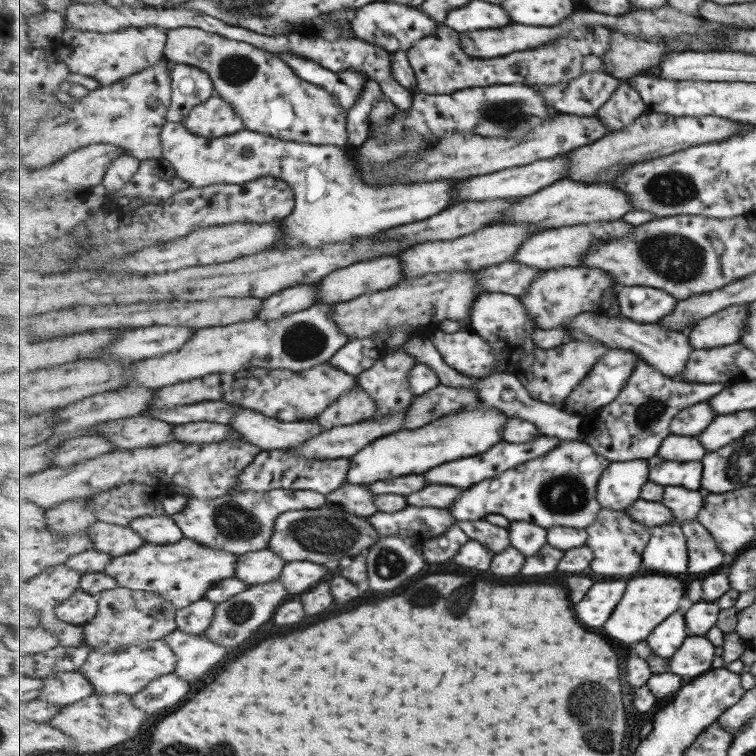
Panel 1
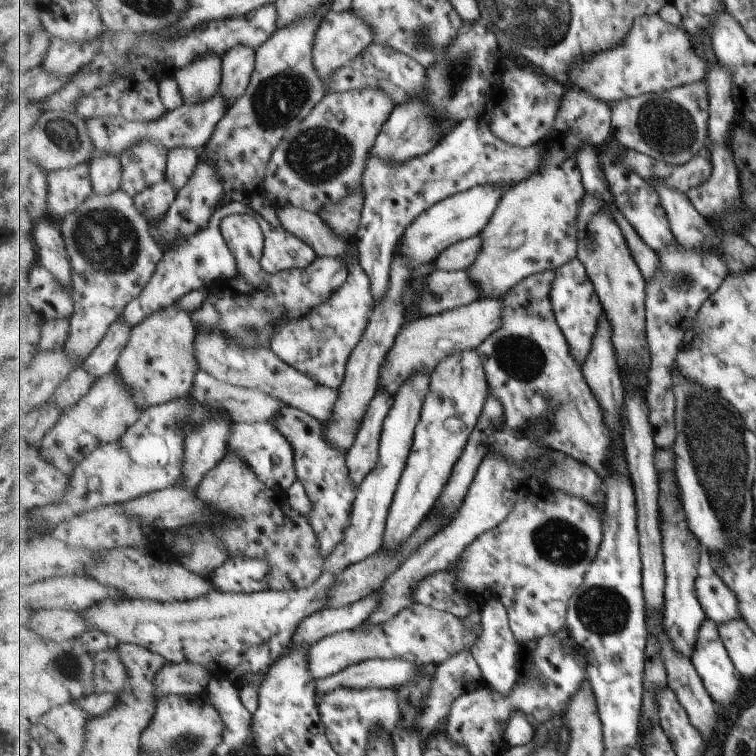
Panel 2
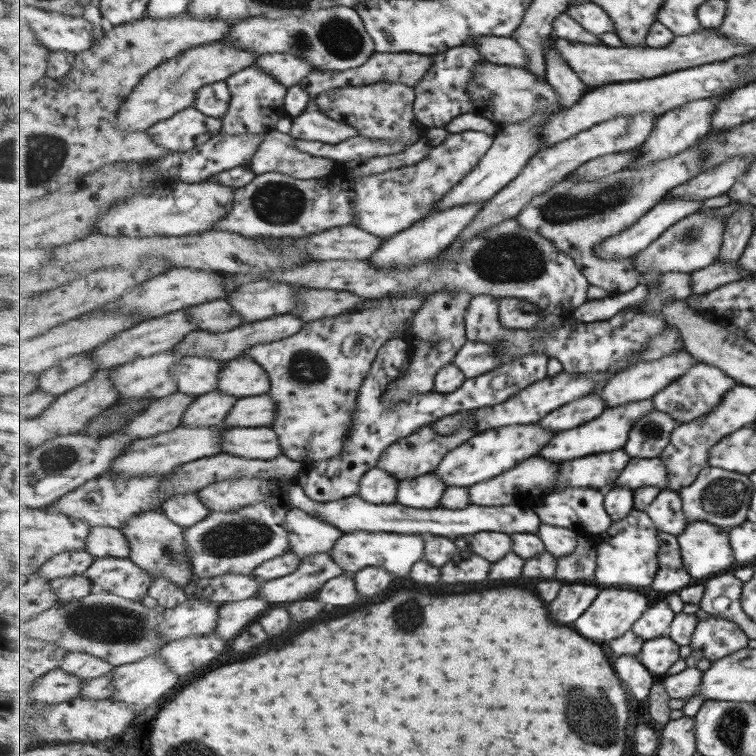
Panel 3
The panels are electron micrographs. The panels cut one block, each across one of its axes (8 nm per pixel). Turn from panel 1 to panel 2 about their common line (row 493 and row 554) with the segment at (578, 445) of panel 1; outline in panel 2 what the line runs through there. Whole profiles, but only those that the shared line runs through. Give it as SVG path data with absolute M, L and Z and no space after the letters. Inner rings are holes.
M549 492L545 498L543 496L531 496L527 500L523 500L521 504L517 504L513 508L513 512L509 514L509 518L505 520L505 524L501 524L499 528L483 534L481 538L477 538L469 548L467 552L463 554L463 570L461 570L461 584L469 586L471 590L469 593L489 592L493 598L497 598L508 610L508 616L510 620L511 630L520 642L531 642L531 640L538 640L544 636L557 635L559 632L568 626L568 608L569 600L576 594L576 590L583 586L585 582L585 575L588 574L589 567L592 566L593 561L596 559L600 546L604 542L604 521L601 518L603 510L599 510L597 506L593 508L589 502L581 500L581 498L575 498L575 496L569 496L565 492Z

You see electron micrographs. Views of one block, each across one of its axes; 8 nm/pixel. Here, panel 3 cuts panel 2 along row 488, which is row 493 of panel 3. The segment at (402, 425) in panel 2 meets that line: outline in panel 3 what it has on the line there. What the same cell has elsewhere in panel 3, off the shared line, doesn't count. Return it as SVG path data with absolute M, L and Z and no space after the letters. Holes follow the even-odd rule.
M377 466L365 474L358 495L373 504L395 504L399 483L395 475Z

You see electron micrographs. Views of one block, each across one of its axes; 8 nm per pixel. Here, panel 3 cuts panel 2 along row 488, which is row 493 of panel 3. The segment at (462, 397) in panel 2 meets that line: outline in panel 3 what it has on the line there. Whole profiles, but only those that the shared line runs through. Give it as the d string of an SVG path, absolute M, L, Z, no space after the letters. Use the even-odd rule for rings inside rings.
M435 474L405 479L399 483L397 503L411 508L437 508L445 490L445 484Z

